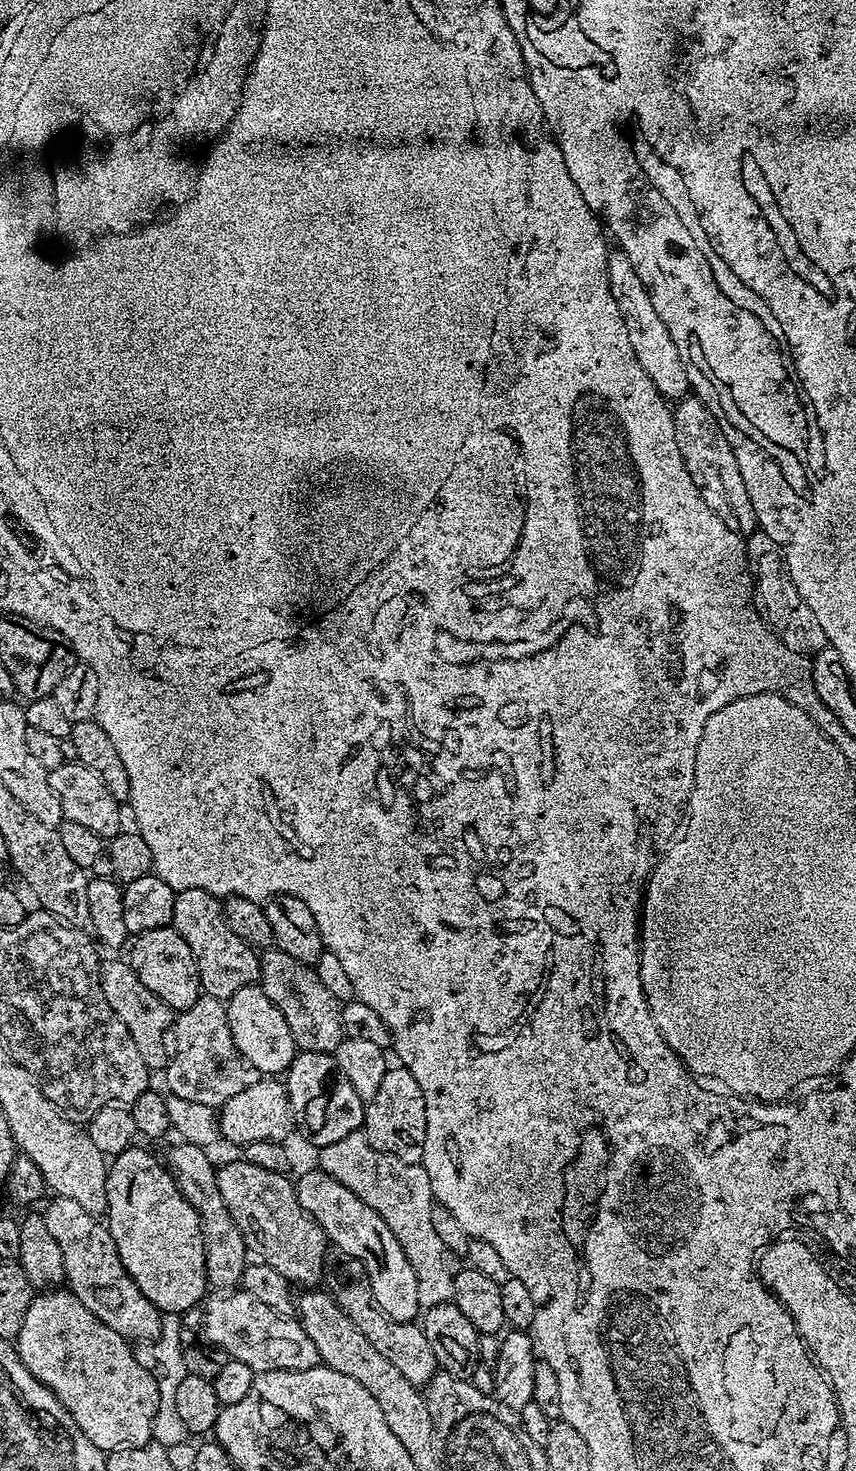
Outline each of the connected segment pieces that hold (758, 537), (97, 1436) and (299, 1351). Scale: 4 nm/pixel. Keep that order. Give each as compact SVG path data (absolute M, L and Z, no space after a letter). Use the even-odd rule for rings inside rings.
M755 531L746 540L748 549L748 566L750 569L750 584L754 589L754 607L758 615L764 619L773 637L779 640L783 647L794 650L796 656L817 656L823 648L829 647L826 633L818 626L818 618L814 618L814 610L798 594L798 586L790 578L790 570L784 561L782 550L770 534Z
M44 1290L33 1295L30 1310L22 1330L14 1338L14 1347L20 1361L60 1399L62 1406L70 1410L78 1428L94 1446L107 1454L117 1448L137 1448L152 1440L154 1418L160 1409L160 1391L156 1376L140 1365L138 1357L132 1353L133 1345L118 1335L106 1322L102 1322L70 1290Z
M228 1290L212 1295L207 1297L202 1308L204 1334L209 1344L221 1348L229 1358L246 1362L254 1373L272 1372L275 1368L291 1372L310 1370L320 1364L318 1346L314 1346L299 1319L270 1310L270 1306L258 1302L254 1294L243 1290Z

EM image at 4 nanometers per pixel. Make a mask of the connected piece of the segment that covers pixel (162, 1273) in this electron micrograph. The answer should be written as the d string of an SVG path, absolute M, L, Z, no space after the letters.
M140 1147L127 1148L122 1154L111 1157L106 1178L106 1223L118 1246L118 1258L122 1258L122 1266L126 1274L134 1278L138 1290L142 1290L142 1294L146 1294L161 1313L183 1314L197 1307L210 1288L206 1274L204 1228L194 1206L190 1206L187 1198L180 1193L165 1161Z

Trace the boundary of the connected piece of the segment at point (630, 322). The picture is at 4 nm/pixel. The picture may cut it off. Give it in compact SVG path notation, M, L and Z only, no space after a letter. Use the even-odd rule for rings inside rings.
M619 250L609 251L608 277L610 278L610 294L614 294L614 302L618 302L618 310L622 310L622 322L626 322L626 334L630 338L630 346L642 362L642 370L646 370L650 382L663 394L669 402L679 401L689 395L688 372L685 353L670 338L670 330L666 330L666 322L654 310L654 302L650 302L650 294L646 286L642 286L642 278L638 278L638 270L634 270L634 262Z

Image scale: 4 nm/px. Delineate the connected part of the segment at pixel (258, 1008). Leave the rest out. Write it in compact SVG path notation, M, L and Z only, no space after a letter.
M259 983L242 986L238 994L228 999L226 1022L230 1022L230 1035L234 1038L234 1046L242 1050L242 1058L246 1058L246 1062L250 1062L262 1074L287 1073L298 1051L294 1034L290 1034L290 1026L286 1026L282 1010L278 1010L278 1006L274 1006L274 1002L266 998Z

